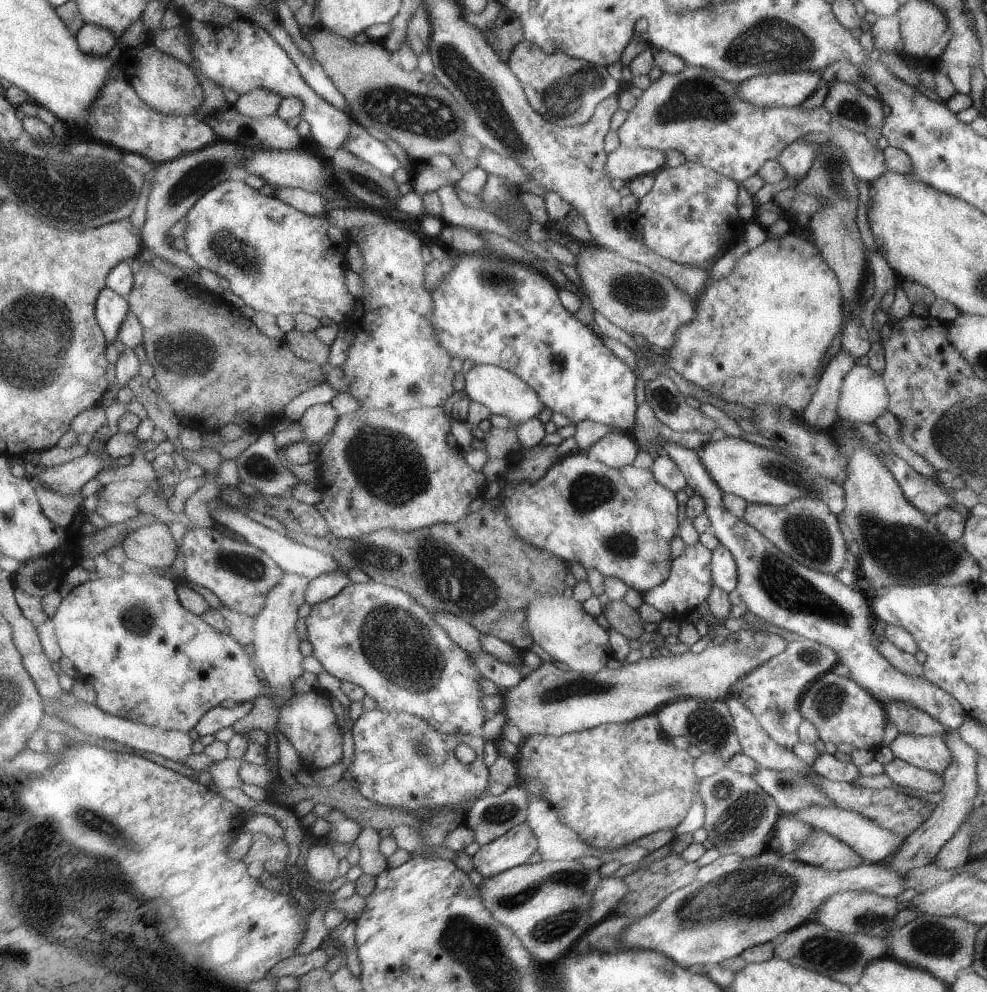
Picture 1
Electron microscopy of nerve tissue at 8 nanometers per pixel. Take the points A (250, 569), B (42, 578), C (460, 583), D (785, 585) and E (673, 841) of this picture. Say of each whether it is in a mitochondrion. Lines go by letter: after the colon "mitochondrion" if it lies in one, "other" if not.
A: mitochondrion
B: mitochondrion
C: mitochondrion
D: mitochondrion
E: other

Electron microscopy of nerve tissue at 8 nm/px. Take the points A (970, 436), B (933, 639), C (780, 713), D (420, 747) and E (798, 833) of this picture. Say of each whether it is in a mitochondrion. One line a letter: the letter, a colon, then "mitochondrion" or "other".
A: mitochondrion
B: other
C: mitochondrion
D: mitochondrion
E: other

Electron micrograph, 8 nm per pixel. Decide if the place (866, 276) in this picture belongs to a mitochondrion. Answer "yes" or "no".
no

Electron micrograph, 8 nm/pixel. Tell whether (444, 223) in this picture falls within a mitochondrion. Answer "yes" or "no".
no

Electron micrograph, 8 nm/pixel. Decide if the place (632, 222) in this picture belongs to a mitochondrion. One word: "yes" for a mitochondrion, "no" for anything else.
no

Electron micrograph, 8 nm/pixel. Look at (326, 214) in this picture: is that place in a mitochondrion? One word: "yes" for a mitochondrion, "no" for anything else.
no

